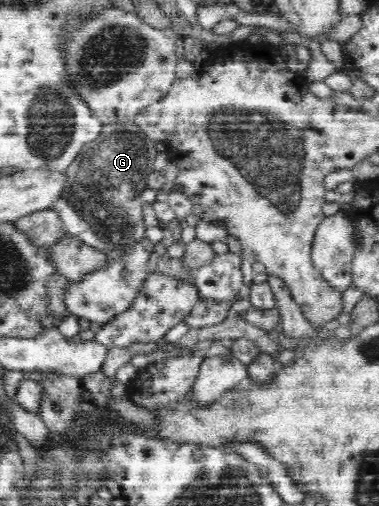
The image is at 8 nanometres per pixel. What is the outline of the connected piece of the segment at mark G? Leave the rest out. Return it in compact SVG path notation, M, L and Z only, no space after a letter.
M133 121L103 125L102 135L87 144L67 169L62 197L51 205L59 213L67 233L108 258L120 255L117 262L124 259L131 247L147 238L149 227L143 218L144 201L140 194L155 169L158 151L154 142Z

